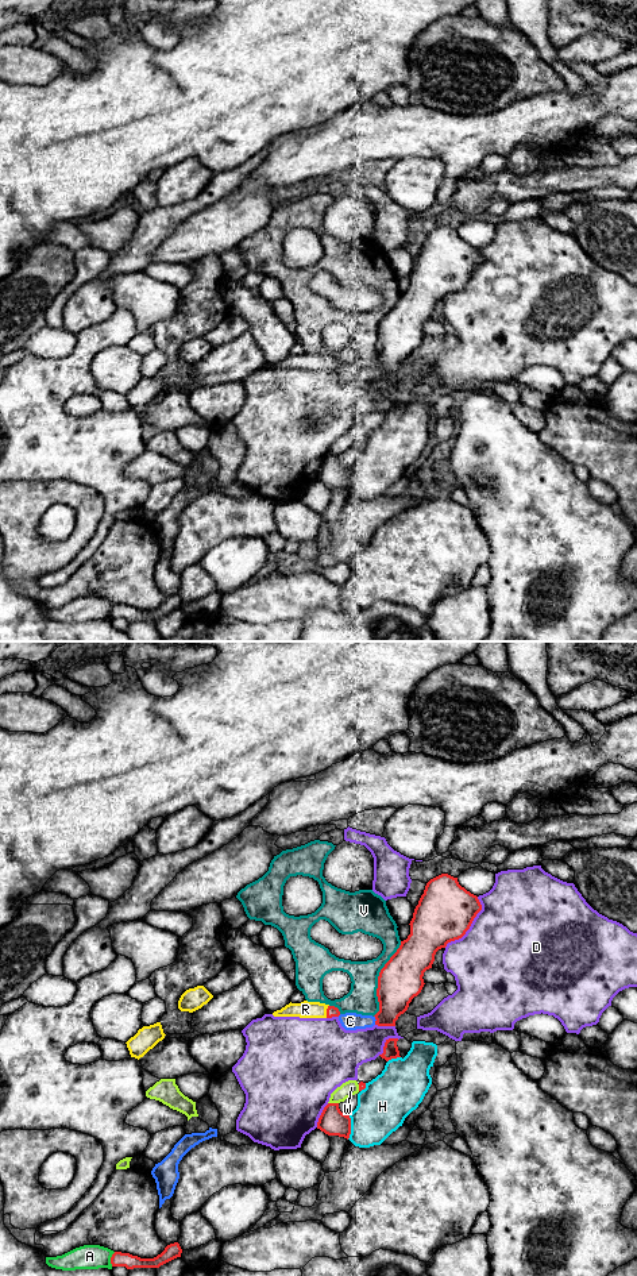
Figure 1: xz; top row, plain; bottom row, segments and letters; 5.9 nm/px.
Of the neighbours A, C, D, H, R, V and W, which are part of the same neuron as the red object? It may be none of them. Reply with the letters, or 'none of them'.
R

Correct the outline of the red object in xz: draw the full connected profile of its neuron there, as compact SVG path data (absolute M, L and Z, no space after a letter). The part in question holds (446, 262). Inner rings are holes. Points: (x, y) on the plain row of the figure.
M441 225L431 231L414 261L410 273L410 286L401 293L397 304L381 321L378 328L377 348L379 363L374 367L378 378L395 378L395 373L404 366L409 355L424 339L424 324L432 320L435 307L445 300L448 294L462 290L470 281L474 270L482 262L476 247L467 243L448 225Z

